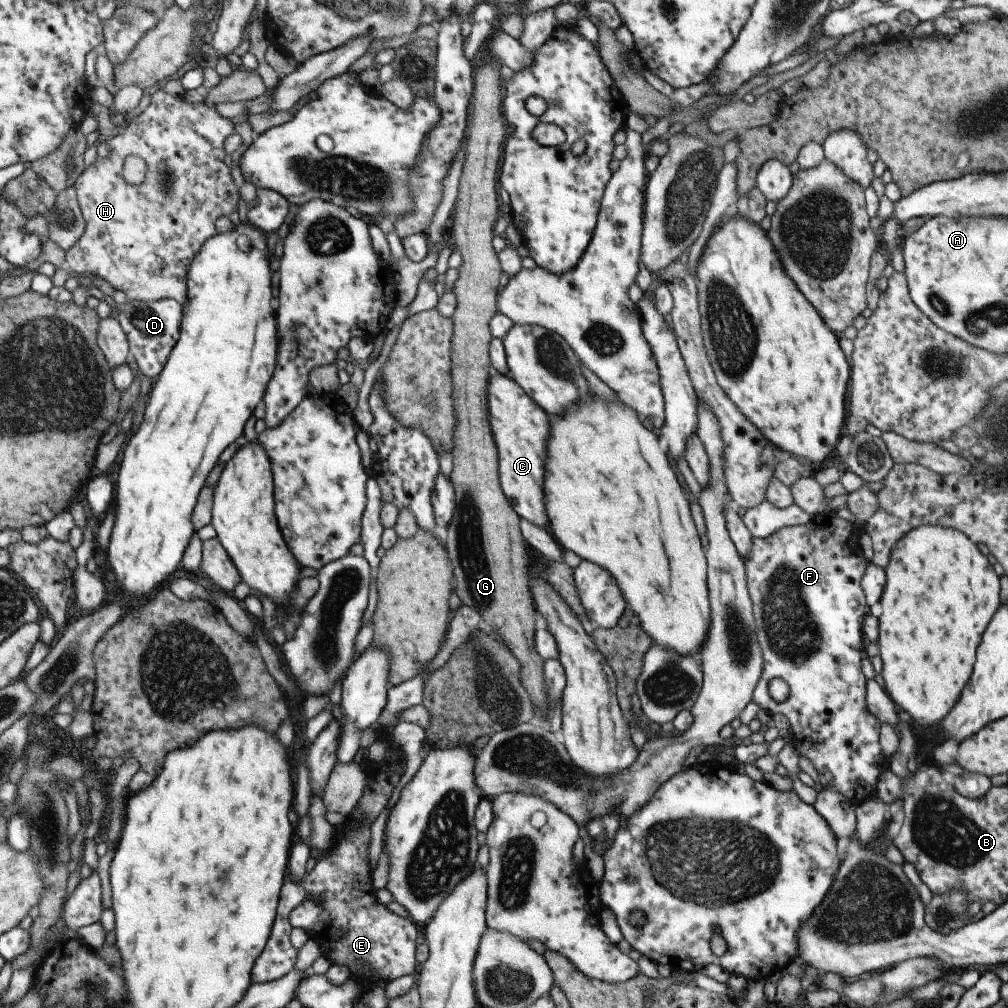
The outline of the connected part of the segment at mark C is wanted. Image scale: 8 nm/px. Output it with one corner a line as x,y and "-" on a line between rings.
495,371
489,376
485,390
487,391
485,400
489,430
492,430
491,436
497,449
498,486
519,518
524,518
527,522
548,531
549,522
547,522
547,513
543,504
541,484
543,484
543,474
545,474
543,466
545,466
545,446
547,446
547,438
549,438
549,416
509,376
503,376

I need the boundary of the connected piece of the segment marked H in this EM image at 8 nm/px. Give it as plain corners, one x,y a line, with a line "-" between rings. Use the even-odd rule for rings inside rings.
159,89
150,95
145,110
131,118
117,136
100,137
95,162
85,167
72,186
85,228
81,238
65,251
68,270
103,278
114,290
123,292
127,301
173,299
177,304
185,304
189,262
203,242
217,234
215,220
237,211
237,186
223,162
223,142
234,133
233,127
231,119
219,116
215,108
202,102
185,102
181,95
171,96
-
131,155
142,158
147,166
145,180
137,186
125,184
121,176
124,160

